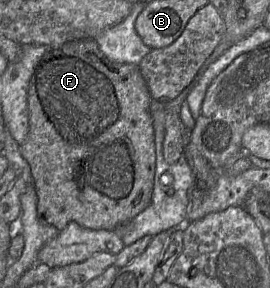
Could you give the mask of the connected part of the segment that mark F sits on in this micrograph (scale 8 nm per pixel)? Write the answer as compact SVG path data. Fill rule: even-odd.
M94 39L46 48L28 88L29 130L20 145L30 166L41 222L62 231L70 222L90 230L126 225L151 203L156 168L151 94L139 67L110 61Z

